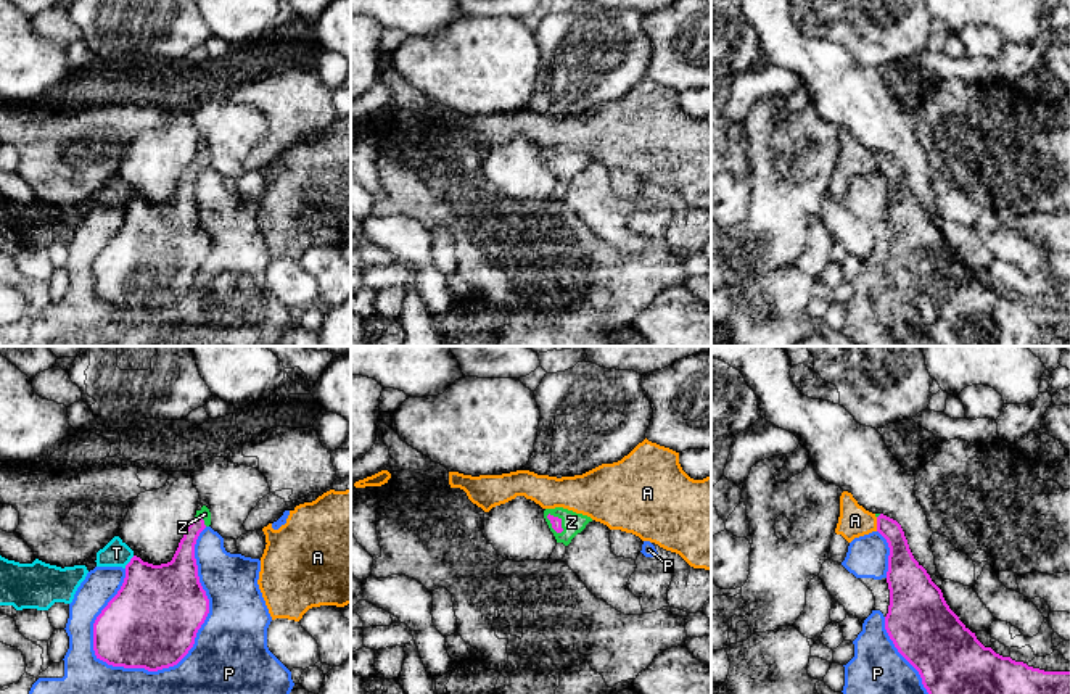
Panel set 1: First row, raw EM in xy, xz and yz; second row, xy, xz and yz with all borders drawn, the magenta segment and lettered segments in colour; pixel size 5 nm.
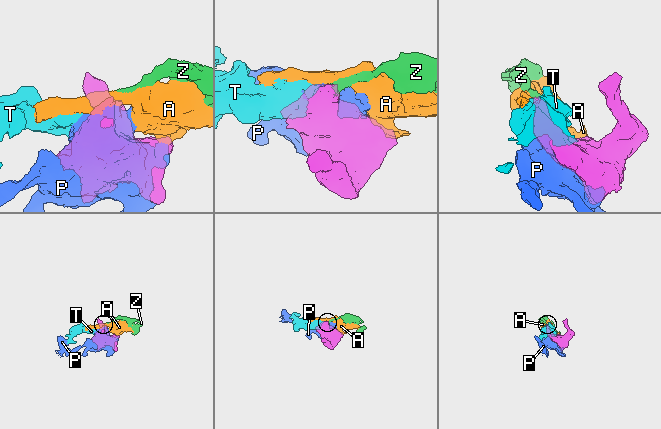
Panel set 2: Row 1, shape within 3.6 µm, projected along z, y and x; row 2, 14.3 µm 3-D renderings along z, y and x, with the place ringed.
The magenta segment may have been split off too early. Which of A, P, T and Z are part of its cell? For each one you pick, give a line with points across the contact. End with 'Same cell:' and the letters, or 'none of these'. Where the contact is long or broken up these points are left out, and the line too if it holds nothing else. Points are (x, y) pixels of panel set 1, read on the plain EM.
Z: runs through xz (555, 161), (551, 161), (557, 171), (572, 161)
Same cell: Z

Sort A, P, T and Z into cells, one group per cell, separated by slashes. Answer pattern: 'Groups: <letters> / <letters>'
Groups: A / P / T / Z

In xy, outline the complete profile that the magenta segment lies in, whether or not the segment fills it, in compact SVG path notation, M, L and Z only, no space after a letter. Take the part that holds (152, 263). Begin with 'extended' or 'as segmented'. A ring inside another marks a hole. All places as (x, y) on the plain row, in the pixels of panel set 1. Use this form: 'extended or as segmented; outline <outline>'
extended; outline M203 145L171 201L153 204L137 195L130 198L121 229L93 262L97 298L158 311L188 293L209 253L195 198L196 179L209 164L211 151Z

